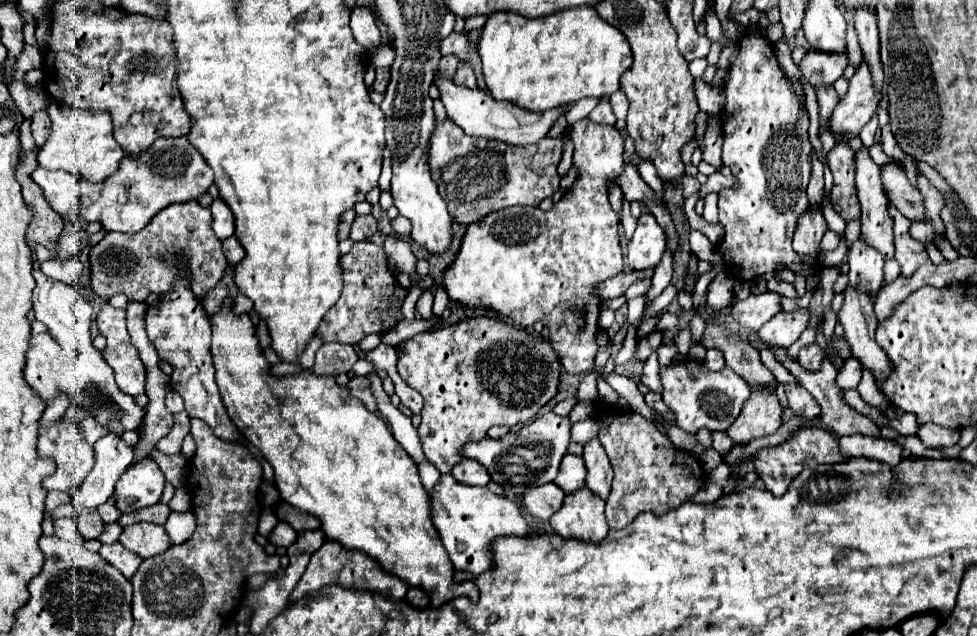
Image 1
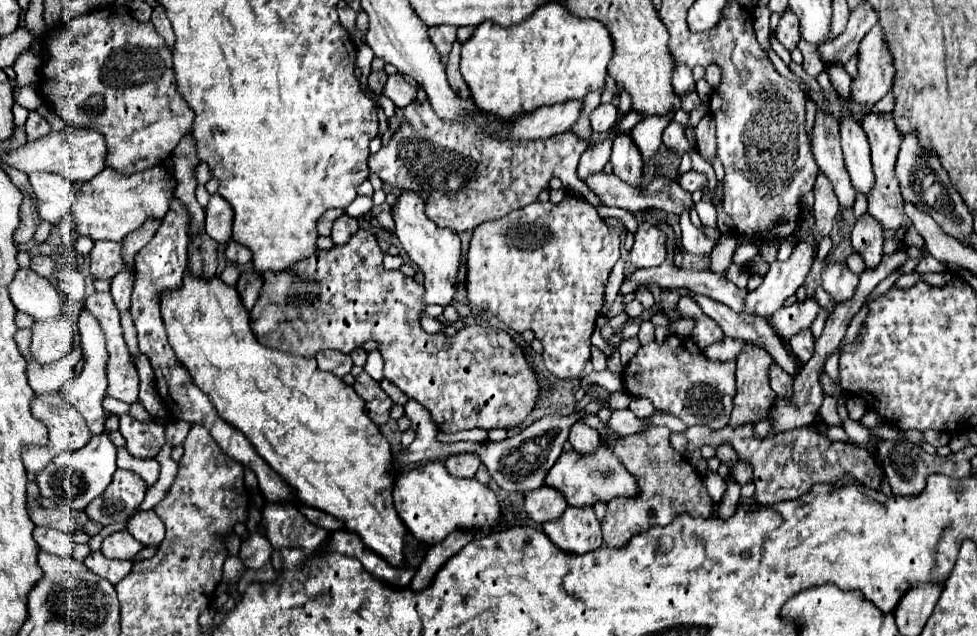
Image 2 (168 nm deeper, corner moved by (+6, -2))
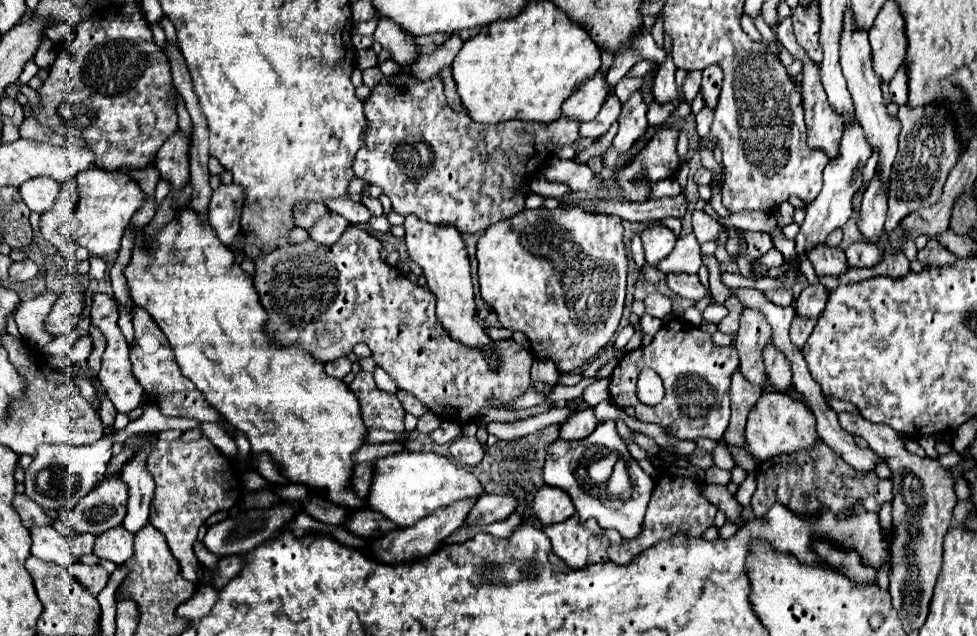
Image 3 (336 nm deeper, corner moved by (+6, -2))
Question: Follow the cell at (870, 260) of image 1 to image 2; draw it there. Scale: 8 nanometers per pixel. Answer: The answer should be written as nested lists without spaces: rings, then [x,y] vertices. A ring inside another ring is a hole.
[[[868,214],[856,220],[856,226],[850,232],[850,242],[856,254],[862,256],[866,270],[876,268],[878,260],[882,260],[882,226]]]

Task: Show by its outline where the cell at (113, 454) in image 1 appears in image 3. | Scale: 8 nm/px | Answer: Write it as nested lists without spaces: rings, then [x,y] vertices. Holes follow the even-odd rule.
[[[102,438],[84,446],[66,446],[66,444],[42,444],[38,448],[32,464],[26,468],[24,476],[24,494],[30,496],[42,508],[60,508],[68,504],[78,504],[104,476],[106,464],[112,456],[112,442]]]

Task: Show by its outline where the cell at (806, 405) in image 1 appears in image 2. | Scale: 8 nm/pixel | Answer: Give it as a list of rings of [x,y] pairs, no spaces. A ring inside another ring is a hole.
[[[772,364],[770,368],[770,386],[776,392],[778,398],[782,400],[790,400],[792,396],[792,376],[782,372],[782,368],[778,368],[778,364]]]

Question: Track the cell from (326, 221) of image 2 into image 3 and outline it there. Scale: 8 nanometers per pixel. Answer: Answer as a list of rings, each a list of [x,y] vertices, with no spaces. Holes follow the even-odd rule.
[[[298,204],[298,208],[294,208],[294,224],[308,230],[326,212],[328,208],[324,204]]]

